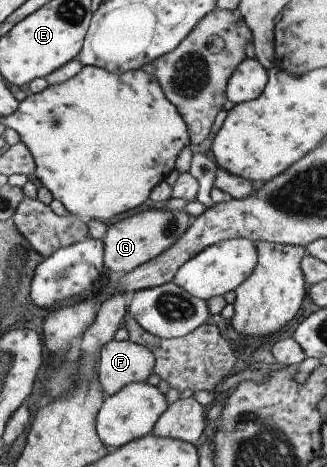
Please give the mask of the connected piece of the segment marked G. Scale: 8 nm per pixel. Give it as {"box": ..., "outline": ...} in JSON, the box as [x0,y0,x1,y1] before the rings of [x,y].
{"box":[101,209,191,273],"outline":[[[150,209],[134,213],[126,219],[107,228],[101,243],[103,246],[103,267],[114,273],[129,273],[132,269],[148,262],[170,248],[191,225],[183,210],[166,212],[164,209]]]}

